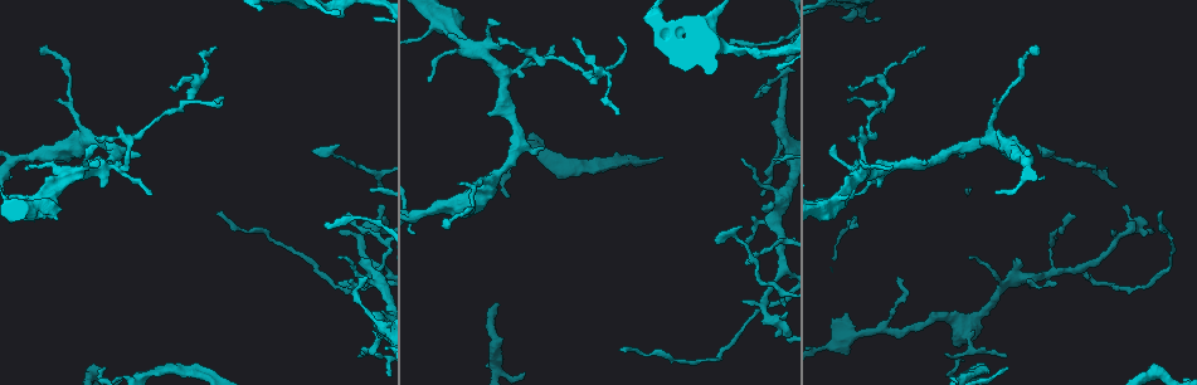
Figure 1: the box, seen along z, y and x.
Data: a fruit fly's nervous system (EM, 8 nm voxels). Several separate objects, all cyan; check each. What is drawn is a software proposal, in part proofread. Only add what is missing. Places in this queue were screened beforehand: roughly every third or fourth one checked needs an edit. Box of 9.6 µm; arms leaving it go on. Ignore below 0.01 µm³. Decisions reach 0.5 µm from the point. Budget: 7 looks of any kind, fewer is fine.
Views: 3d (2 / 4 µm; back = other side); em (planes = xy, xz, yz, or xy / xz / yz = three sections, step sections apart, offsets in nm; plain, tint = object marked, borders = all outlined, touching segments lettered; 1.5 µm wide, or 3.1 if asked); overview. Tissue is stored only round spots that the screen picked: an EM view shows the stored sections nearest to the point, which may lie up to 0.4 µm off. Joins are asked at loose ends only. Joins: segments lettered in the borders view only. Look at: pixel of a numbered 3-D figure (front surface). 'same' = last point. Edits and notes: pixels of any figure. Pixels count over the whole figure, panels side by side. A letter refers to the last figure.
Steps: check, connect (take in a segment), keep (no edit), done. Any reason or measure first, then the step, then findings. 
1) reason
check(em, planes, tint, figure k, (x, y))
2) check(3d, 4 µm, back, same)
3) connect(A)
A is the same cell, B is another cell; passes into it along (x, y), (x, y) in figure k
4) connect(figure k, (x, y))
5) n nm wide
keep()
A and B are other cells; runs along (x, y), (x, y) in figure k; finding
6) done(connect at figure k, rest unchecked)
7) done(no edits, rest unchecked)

branch stops here
check(em, xz, step 8, tint, figure 1, (24, 168))

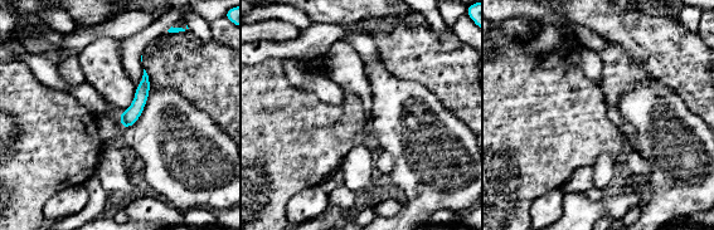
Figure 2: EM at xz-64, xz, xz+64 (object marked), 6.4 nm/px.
check(em, planes, borders, same)

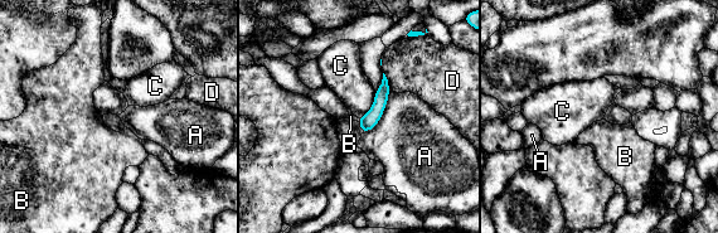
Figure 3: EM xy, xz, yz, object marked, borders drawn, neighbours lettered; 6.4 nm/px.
keep()
A, B, C and D are other cells; none of them fits

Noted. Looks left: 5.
thin end
check(3d, 4 µm, figure 1, (105, 367))

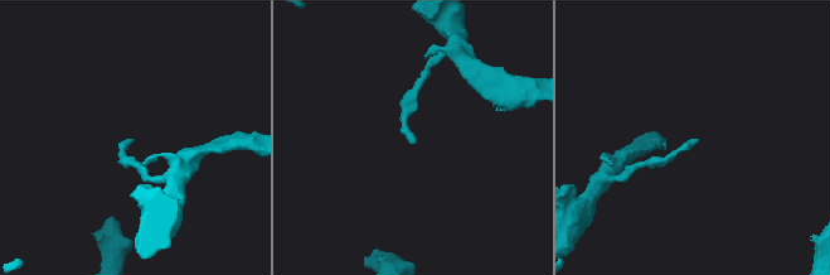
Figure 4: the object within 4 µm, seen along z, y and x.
need the tissue
check(em, xy, step 8, plain, figure 4, (696, 139))

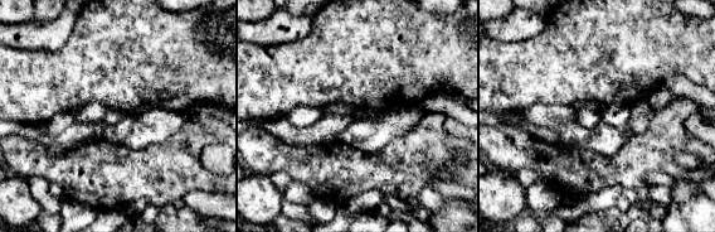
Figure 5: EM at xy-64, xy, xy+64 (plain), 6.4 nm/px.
check(em, xy, step 8, borders, same)

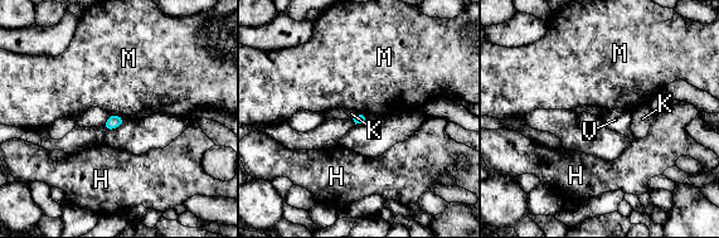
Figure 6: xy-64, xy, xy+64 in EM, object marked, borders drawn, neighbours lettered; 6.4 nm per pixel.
keep()
H, K, M and V are other cells; border along (110, 113), (116, 113), (125, 118) in figure 6; none of them fits

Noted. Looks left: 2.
thin end
check(3d, 2 µm, figure 1, (553, 49))

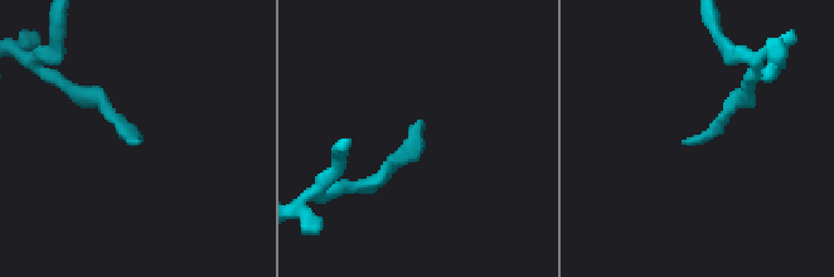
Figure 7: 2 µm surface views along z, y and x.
shape alone is not enough
check(em, planes, borders, figure 7, (420, 127))

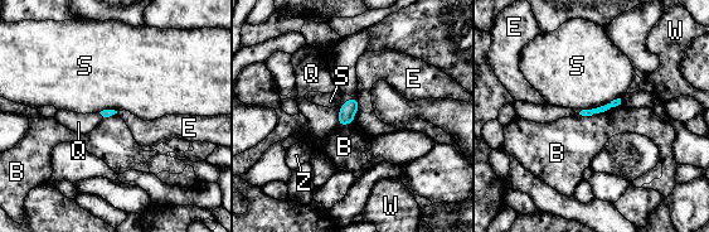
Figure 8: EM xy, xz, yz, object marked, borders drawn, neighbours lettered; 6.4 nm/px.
keep()
B, E, Q, S, W and Z are other cells; runs along (618, 100), (601, 110), (582, 112) in figure 8; none of them fits

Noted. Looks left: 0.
done(no edits, rest unchecked)

